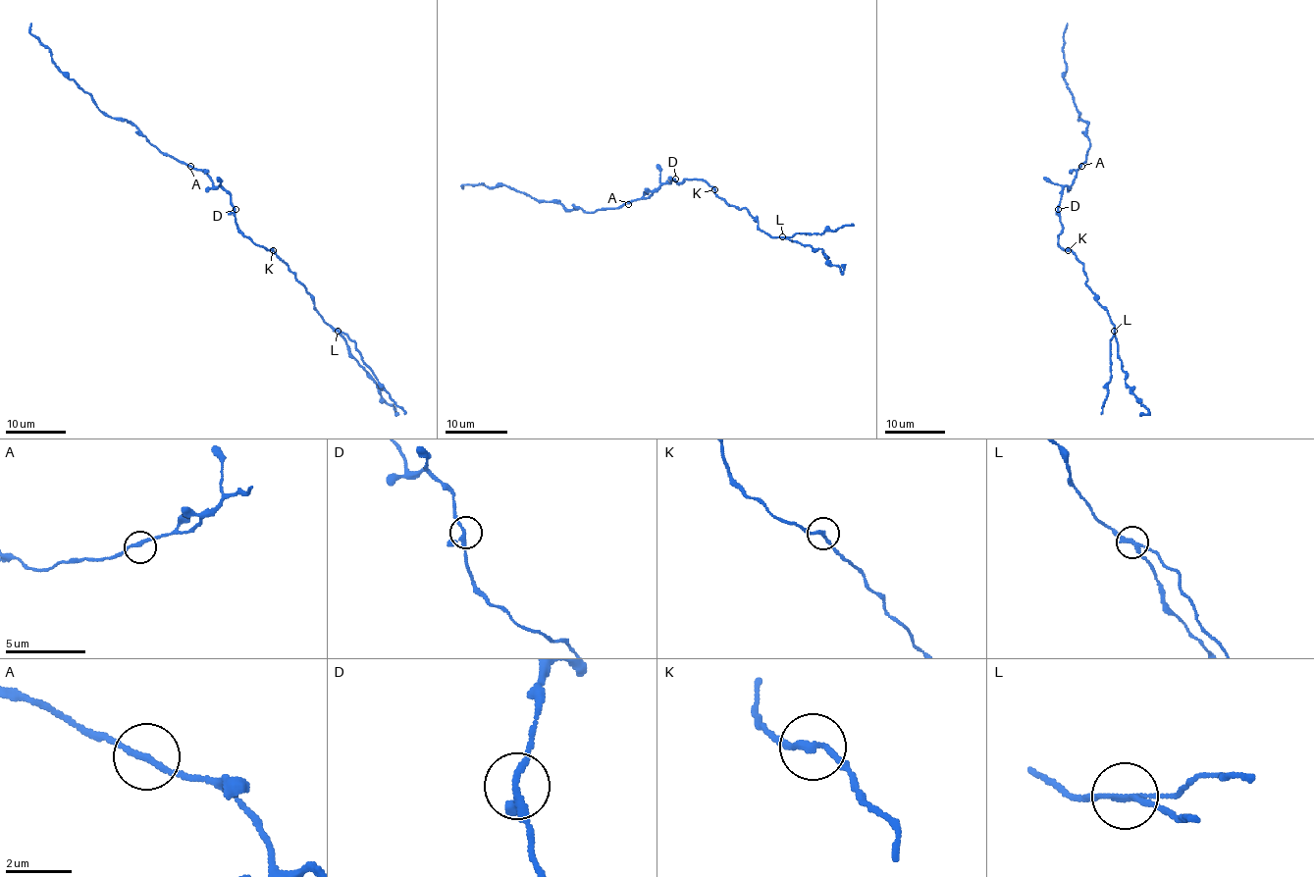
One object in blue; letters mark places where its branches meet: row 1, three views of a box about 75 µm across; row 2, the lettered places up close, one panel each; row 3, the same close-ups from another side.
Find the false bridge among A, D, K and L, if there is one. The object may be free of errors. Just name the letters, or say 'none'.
L

